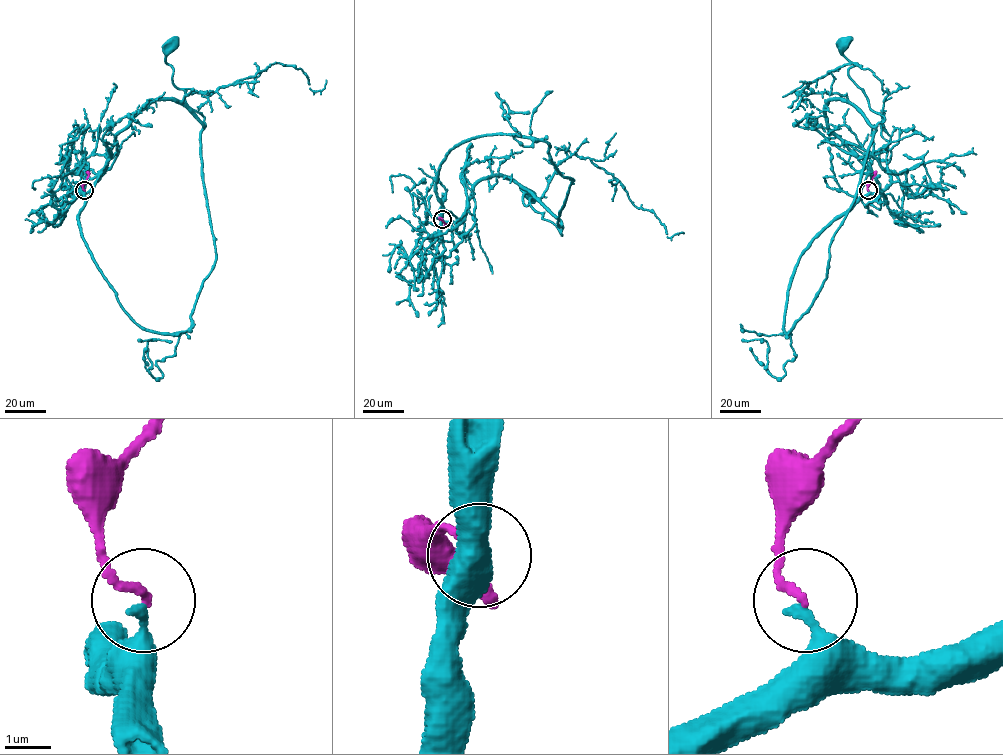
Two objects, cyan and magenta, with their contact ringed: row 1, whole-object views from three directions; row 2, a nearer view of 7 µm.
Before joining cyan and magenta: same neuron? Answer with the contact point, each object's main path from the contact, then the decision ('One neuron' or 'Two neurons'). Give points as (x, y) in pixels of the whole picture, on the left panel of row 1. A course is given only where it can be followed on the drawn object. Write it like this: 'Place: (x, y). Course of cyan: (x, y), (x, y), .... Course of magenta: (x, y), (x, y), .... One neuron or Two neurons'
Place: (84, 190). Course of cyan: (84, 191), (87, 199), (114, 137), (153, 101), (176, 100), (204, 126), (173, 83), (165, 57), (172, 42). Course of magenta: (84, 190), (87, 171). One neuron

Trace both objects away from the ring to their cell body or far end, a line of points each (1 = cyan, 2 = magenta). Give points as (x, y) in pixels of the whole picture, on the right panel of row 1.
1: (868, 191), (859, 199), (868, 170), (825, 117), (845, 100), (884, 120), (842, 42)
2: (868, 190), (867, 185), (875, 171)

